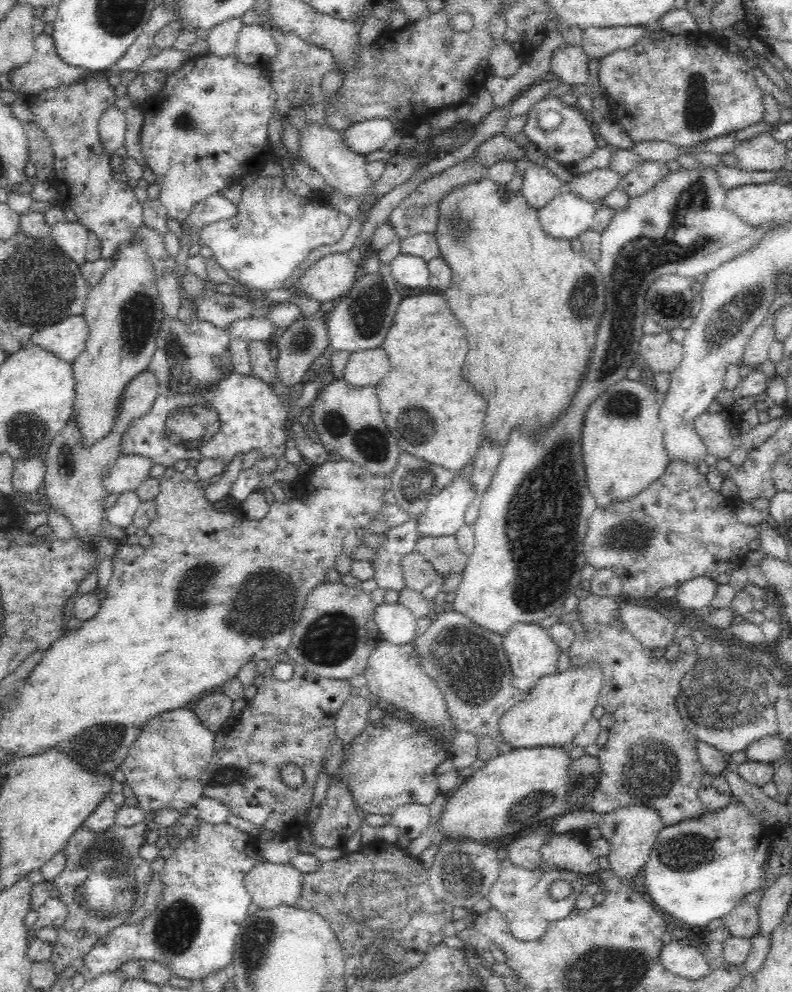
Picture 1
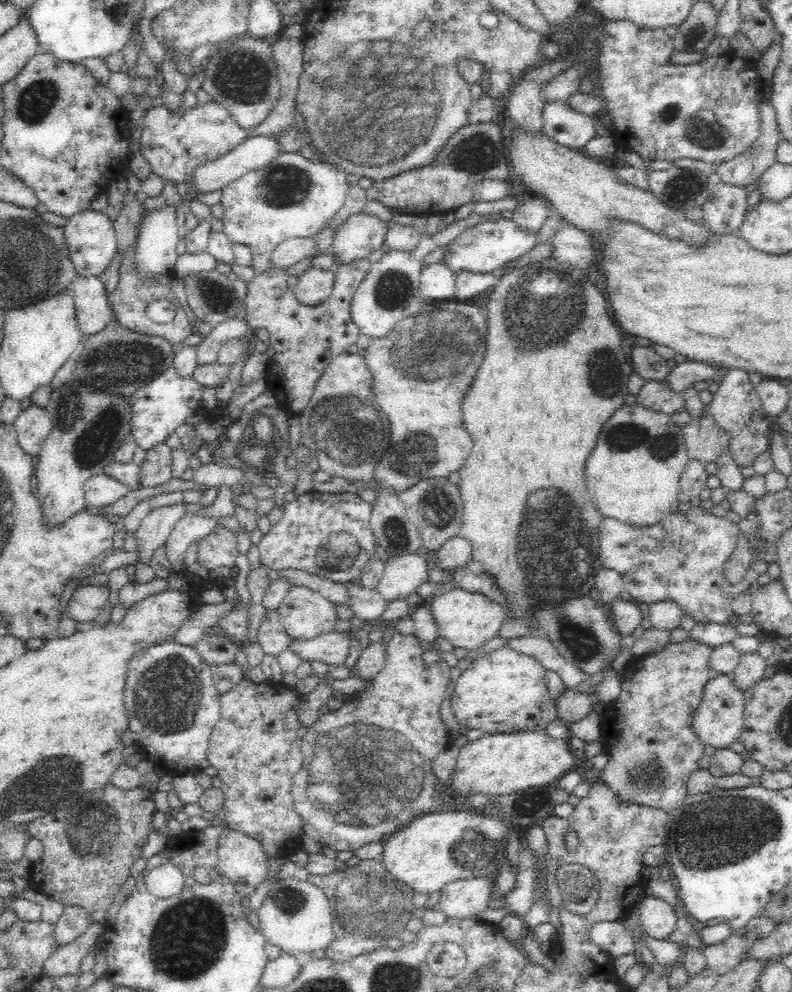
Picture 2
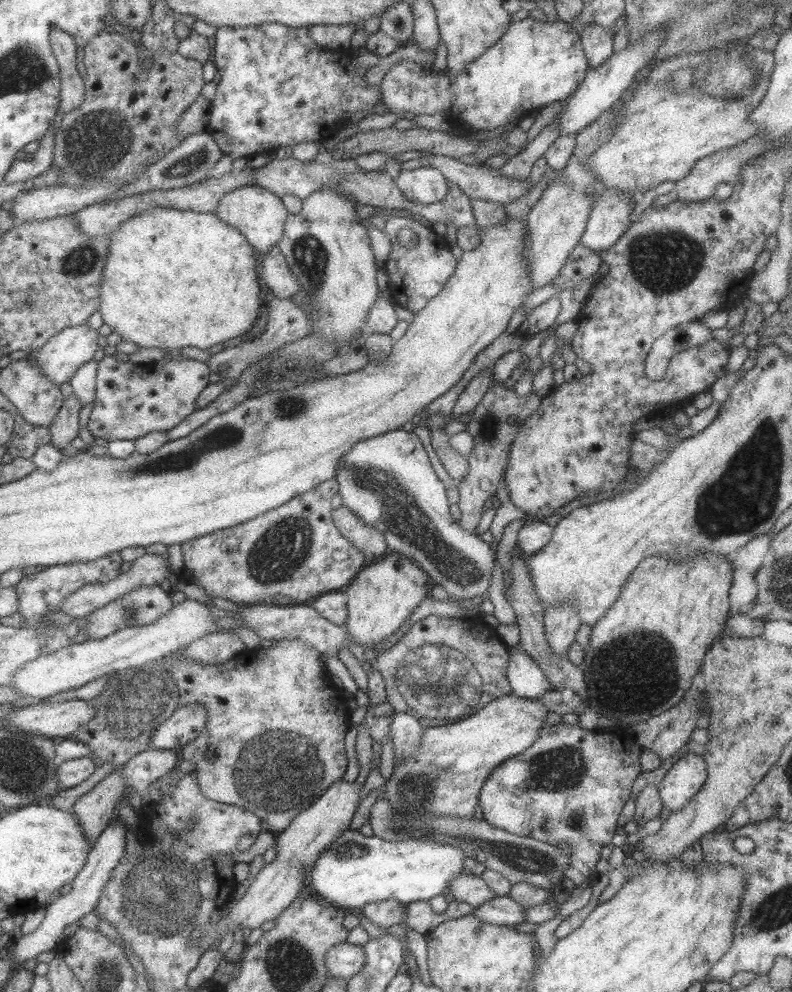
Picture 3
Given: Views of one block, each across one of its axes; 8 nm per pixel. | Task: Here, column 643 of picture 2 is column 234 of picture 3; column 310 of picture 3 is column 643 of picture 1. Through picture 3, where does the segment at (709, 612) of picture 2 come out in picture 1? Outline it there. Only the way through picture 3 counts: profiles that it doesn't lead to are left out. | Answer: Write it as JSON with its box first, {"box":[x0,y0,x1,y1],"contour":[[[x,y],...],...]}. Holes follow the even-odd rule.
{"box":[584,462,770,598],"contour":[[[680,462],[669,463],[667,465],[665,474],[662,474],[658,480],[652,482],[642,493],[636,494],[624,502],[618,502],[614,506],[610,506],[608,510],[597,510],[589,518],[587,526],[587,533],[585,536],[584,554],[587,562],[594,569],[608,568],[614,571],[620,578],[622,590],[624,594],[627,594],[631,598],[650,598],[656,595],[660,590],[669,586],[675,586],[678,588],[682,586],[683,582],[691,580],[696,576],[706,576],[710,579],[716,579],[717,576],[724,573],[730,573],[744,563],[751,548],[749,544],[759,538],[760,531],[767,529],[770,525],[763,520],[757,525],[746,525],[741,521],[738,521],[735,512],[732,512],[732,508],[728,506],[728,502],[720,496],[721,492],[715,492],[710,488],[707,482],[707,476],[700,474],[697,466],[691,466],[691,464],[681,464]]]}

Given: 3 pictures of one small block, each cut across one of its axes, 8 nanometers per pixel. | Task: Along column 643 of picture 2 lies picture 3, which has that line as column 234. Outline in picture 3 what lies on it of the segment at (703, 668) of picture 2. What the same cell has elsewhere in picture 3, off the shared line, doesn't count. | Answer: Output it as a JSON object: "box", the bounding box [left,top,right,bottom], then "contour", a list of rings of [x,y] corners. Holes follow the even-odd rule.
{"box":[159,639,352,835],"contour":[[[279,639],[275,641],[275,645],[266,648],[259,648],[258,646],[253,649],[243,648],[233,658],[219,664],[201,664],[197,660],[181,658],[179,654],[174,653],[170,653],[159,661],[165,667],[165,672],[173,677],[179,705],[201,704],[206,711],[205,728],[197,734],[197,738],[193,738],[191,742],[187,742],[185,746],[178,749],[178,760],[193,763],[193,773],[196,774],[197,786],[205,798],[226,805],[235,805],[252,812],[262,820],[264,829],[275,835],[289,826],[289,822],[297,813],[312,805],[332,782],[340,780],[347,766],[343,737],[350,726],[348,720],[352,706],[351,698],[348,695],[345,696],[345,691],[342,688],[333,684],[328,673],[321,669],[318,658],[319,652],[299,639]]]}

